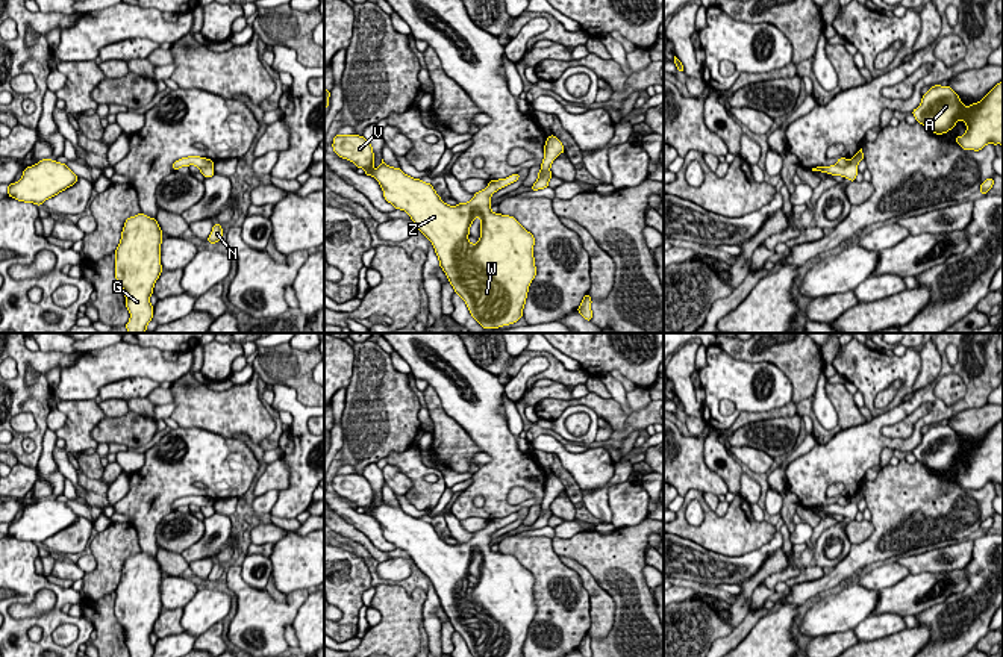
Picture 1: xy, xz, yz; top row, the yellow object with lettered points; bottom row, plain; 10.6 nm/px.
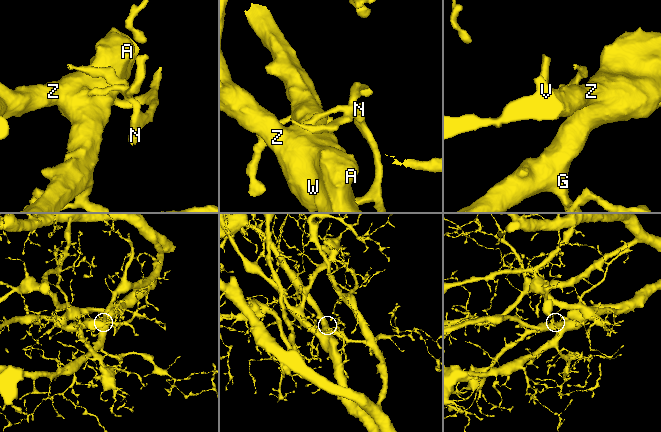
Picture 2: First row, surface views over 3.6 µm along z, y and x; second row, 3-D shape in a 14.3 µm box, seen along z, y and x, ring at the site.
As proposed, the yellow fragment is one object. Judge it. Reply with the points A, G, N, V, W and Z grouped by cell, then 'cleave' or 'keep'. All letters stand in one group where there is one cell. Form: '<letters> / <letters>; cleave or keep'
A G V W Z / N; cleave

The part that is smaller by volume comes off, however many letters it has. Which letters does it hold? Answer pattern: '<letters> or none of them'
N

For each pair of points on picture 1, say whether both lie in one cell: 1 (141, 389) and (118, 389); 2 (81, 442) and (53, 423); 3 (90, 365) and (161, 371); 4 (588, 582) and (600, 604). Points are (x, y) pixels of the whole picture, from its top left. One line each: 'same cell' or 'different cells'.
1: same cell
2: different cells
3: same cell
4: same cell

